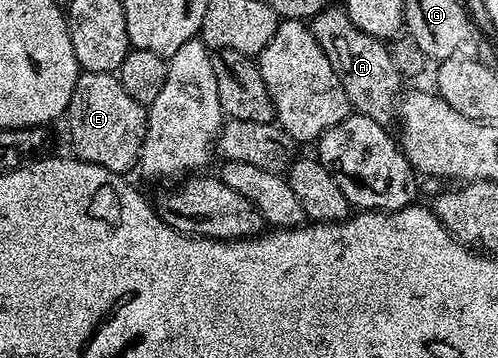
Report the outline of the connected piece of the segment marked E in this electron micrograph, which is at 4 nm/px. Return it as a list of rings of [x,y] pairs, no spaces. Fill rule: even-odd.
[[[80,71],[65,113],[66,120],[74,159],[120,174],[130,173],[130,168],[138,165],[147,129],[147,108],[129,98],[116,73]]]

